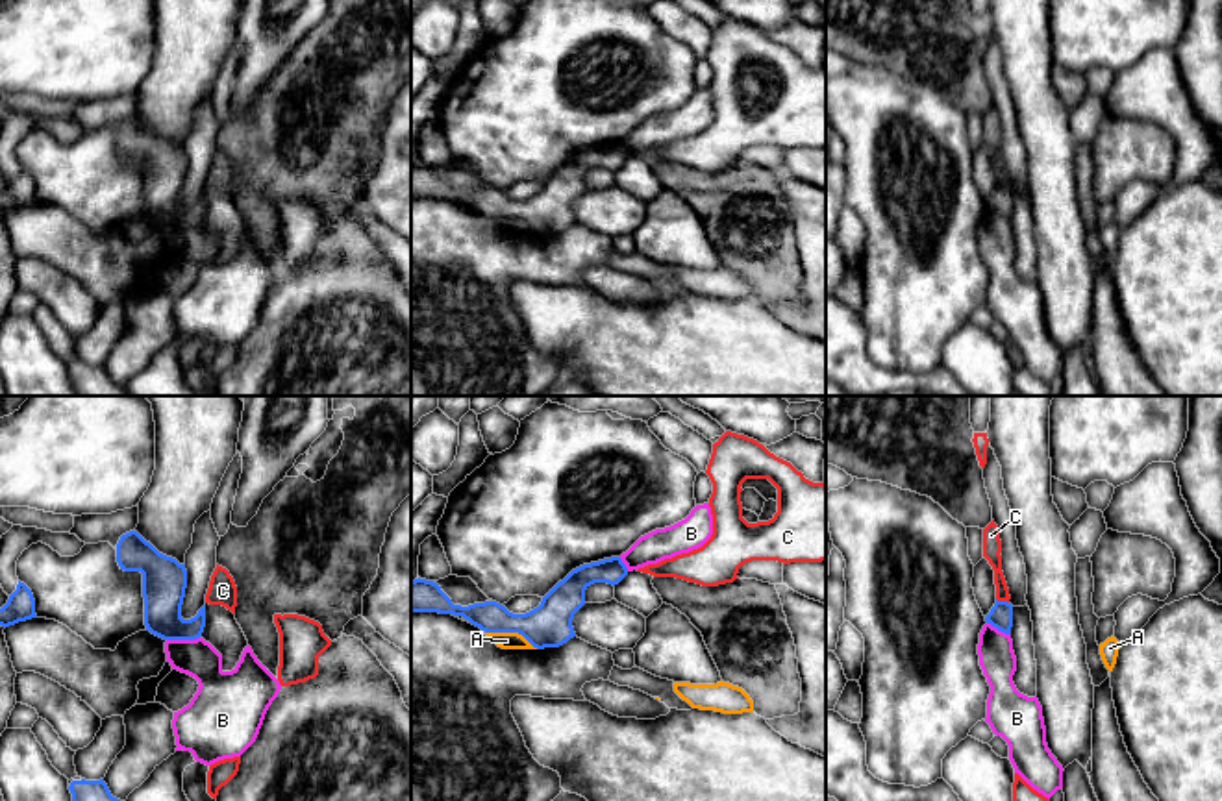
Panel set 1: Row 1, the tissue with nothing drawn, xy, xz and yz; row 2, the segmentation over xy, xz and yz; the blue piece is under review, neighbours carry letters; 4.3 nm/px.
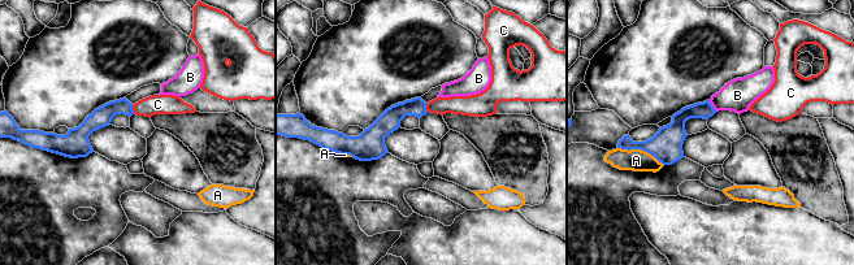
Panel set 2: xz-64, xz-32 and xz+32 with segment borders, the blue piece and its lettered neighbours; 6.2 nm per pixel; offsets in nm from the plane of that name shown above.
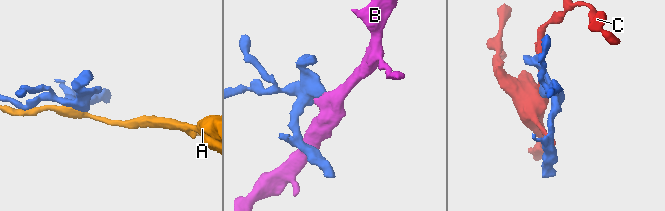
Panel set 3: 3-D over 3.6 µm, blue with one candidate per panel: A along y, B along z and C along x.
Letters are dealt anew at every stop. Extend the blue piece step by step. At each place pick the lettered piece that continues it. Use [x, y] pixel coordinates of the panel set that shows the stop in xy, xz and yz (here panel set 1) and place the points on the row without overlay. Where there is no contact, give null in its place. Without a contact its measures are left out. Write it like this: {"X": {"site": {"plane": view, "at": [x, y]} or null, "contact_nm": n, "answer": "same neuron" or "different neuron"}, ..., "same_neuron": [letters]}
{"A": {"site": {"plane": "xz", "at": [511, 217]}, "contact_nm": 240, "answer": "different neuron"}, "B": {"site": {"plane": "xy", "at": [182, 224]}, "contact_nm": 140, "answer": "different neuron"}, "C": {"site": {"plane": "yz", "at": [1002, 187]}, "contact_nm": 60, "answer": "different neuron"}, "same_neuron": []}

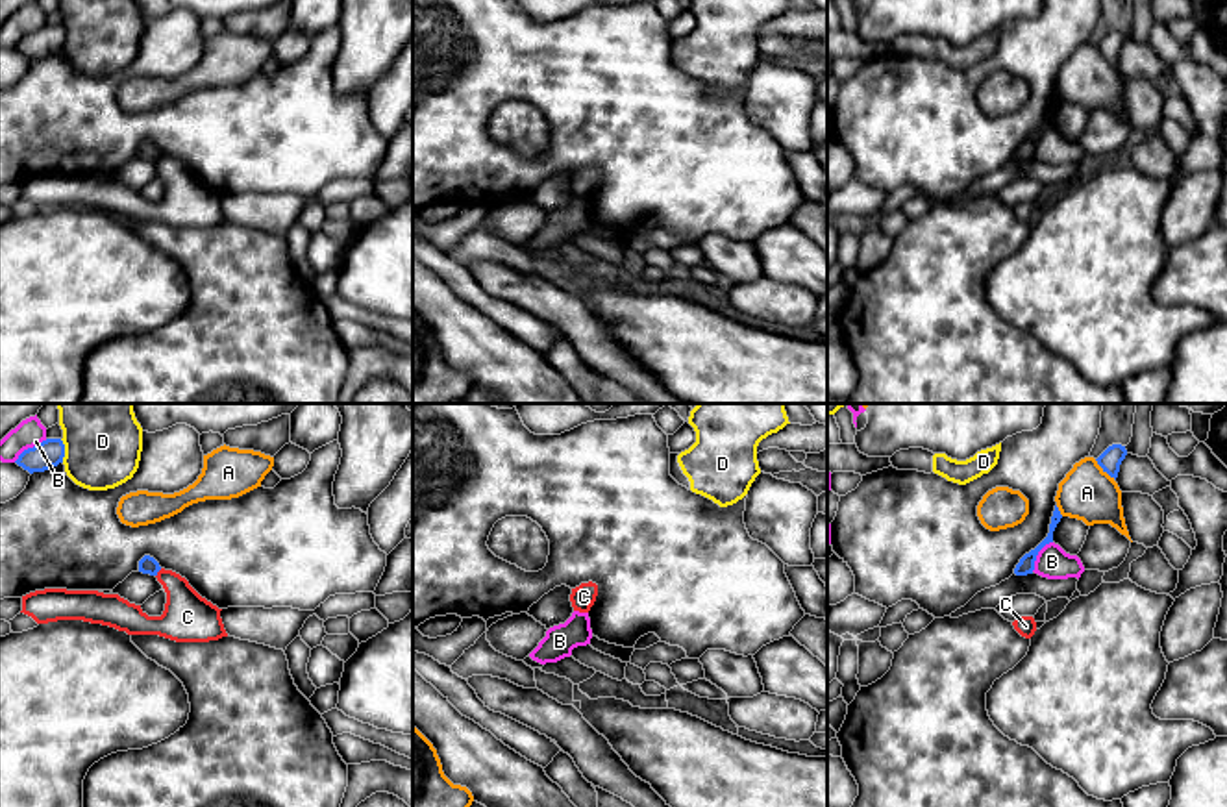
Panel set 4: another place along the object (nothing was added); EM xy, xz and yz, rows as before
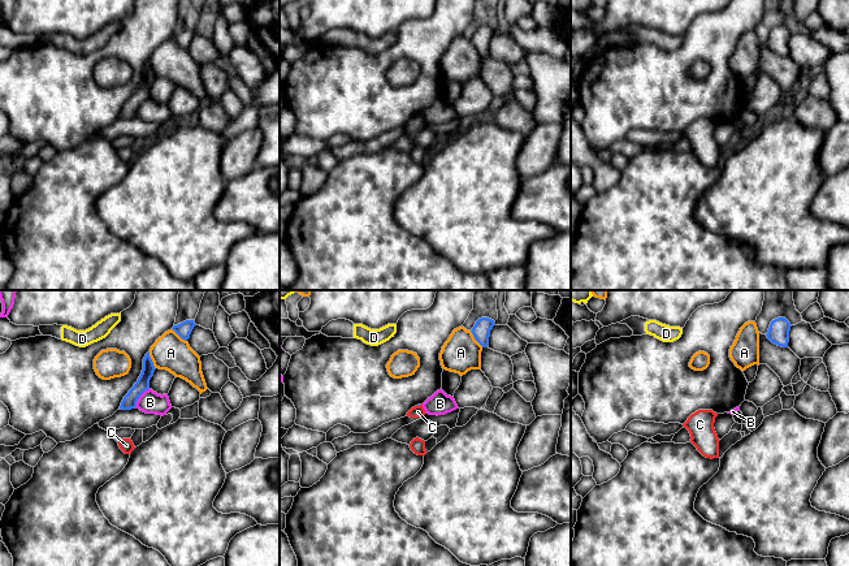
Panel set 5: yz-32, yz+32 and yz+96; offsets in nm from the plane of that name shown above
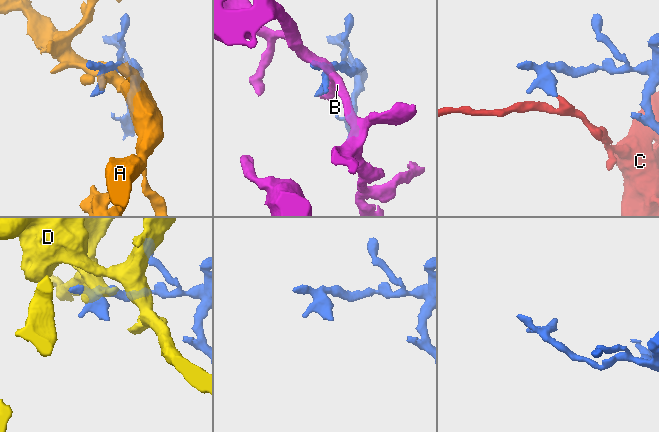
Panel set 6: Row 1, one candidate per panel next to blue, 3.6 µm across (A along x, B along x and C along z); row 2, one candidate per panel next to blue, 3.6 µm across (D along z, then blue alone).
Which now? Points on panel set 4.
{"A": {"site": {"plane": "yz", "at": [1105, 56]}, "contact_nm": 130, "answer": "different neuron"}, "B": {"site": {"plane": "xy", "at": [30, 34]}, "contact_nm": 180, "answer": "different neuron"}, "C": {"site": {"plane": "xy", "at": [158, 156]}, "contact_nm": 50, "answer": "different neuron"}, "D": {"site": {"plane": "xy", "at": [63, 36]}, "contact_nm": 110, "answer": "different neuron"}, "same_neuron": []}

